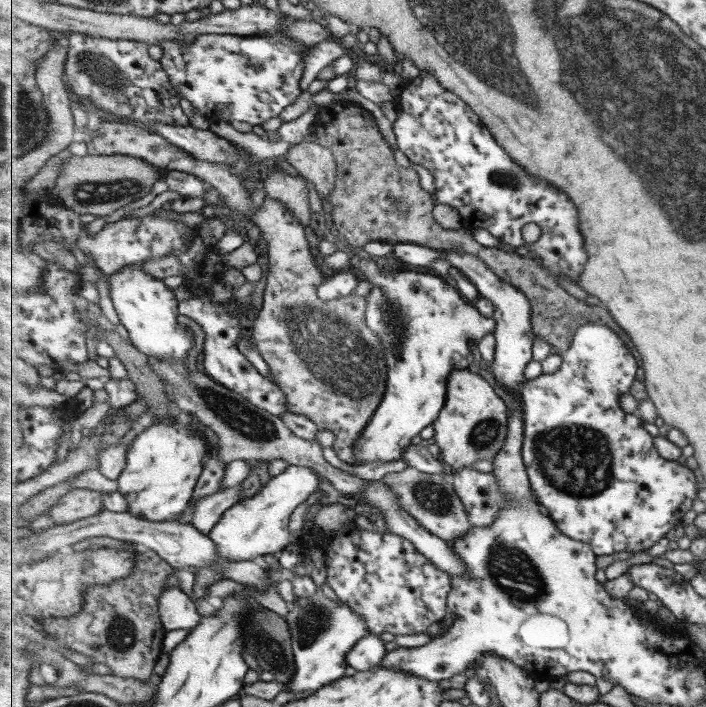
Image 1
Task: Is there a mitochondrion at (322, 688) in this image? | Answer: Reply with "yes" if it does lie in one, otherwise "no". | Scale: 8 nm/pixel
no

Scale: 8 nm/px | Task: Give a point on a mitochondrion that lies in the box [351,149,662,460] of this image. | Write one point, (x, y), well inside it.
(394, 323)

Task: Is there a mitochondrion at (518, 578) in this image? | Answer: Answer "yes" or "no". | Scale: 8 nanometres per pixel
yes

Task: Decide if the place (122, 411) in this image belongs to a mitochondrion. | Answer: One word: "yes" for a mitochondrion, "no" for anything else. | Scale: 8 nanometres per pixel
no

